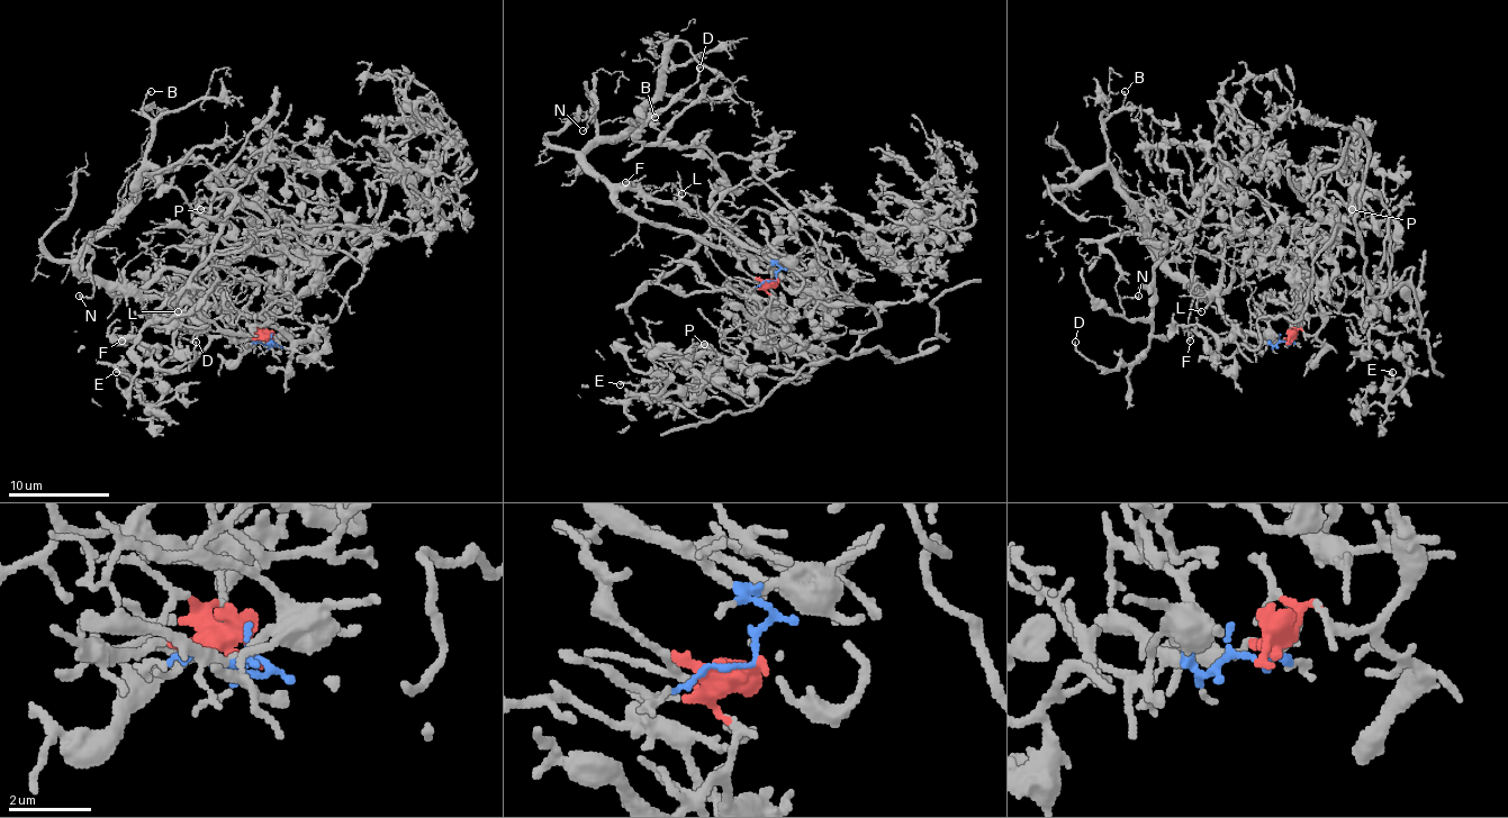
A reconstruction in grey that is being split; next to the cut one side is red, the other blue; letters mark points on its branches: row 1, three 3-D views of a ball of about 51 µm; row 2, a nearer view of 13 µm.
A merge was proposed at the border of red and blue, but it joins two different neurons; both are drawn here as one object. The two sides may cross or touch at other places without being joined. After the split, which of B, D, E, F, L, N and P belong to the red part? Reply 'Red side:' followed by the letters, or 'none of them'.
Red side: E, P

